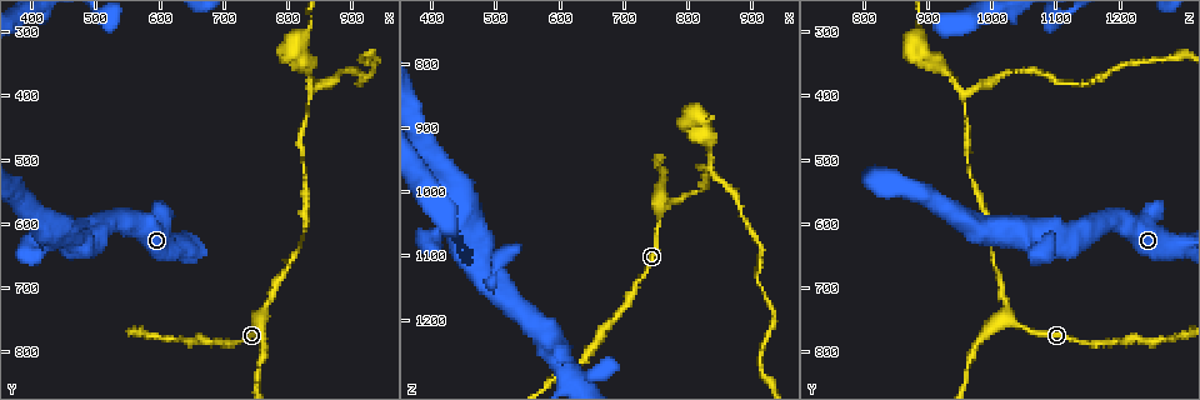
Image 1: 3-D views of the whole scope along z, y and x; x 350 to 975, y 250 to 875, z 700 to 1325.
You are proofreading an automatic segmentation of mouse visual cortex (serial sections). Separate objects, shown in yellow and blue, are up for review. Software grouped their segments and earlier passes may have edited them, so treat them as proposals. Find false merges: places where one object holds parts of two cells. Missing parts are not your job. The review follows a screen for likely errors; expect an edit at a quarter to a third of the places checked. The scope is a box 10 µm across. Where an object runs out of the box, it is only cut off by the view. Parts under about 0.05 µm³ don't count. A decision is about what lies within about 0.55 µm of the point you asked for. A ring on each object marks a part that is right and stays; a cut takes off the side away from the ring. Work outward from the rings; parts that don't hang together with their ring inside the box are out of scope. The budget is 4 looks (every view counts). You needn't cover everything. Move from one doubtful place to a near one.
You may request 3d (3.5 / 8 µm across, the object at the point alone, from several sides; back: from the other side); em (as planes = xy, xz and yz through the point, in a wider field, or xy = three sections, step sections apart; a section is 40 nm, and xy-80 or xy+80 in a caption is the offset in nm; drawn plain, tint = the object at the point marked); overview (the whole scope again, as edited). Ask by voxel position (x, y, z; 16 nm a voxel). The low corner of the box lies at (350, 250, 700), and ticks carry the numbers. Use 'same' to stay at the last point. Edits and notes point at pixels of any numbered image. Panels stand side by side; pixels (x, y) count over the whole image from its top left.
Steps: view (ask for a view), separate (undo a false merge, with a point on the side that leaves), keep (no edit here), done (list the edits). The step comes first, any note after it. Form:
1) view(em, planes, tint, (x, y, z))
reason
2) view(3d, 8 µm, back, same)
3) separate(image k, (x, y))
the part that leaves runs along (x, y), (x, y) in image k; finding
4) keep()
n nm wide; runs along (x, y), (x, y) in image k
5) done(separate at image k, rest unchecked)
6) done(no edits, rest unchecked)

view(3d, 3.5 µm, (755, 750, 1020))
branch point

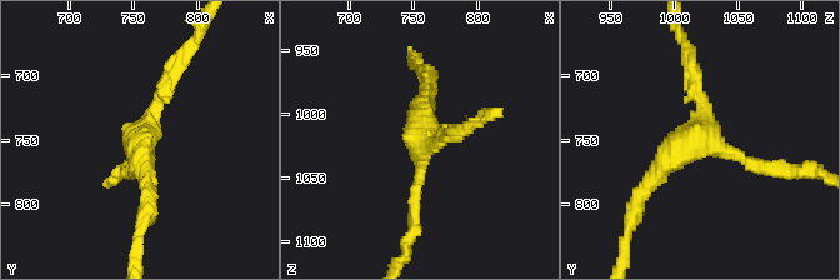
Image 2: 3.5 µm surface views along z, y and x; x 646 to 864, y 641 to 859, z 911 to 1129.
view(em, xy, step 5, tint, (758, 748, 1026))
now the EM

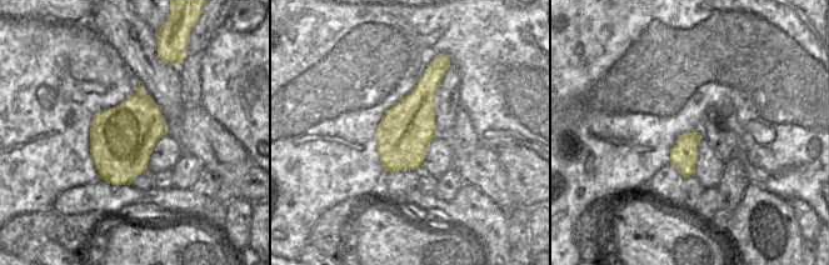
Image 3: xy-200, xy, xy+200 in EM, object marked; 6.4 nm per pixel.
keep()
340 nm wide; runs along (775, 170), (704, 135), (691, 66) in image 2; all the same cell

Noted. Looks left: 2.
view(3d, 8 µm, (835, 405, 955))
three arms meet

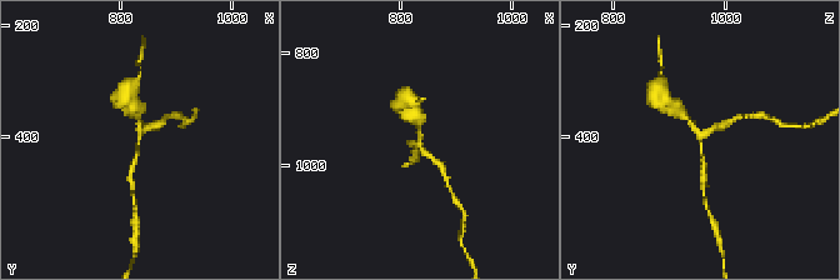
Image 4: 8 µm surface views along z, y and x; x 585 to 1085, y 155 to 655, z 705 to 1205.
view(3d, 3.5 µm, same)
closer look

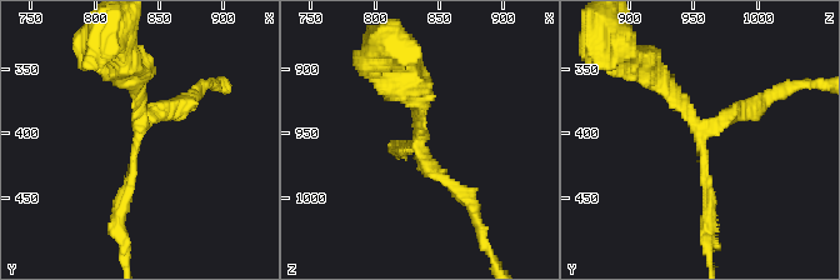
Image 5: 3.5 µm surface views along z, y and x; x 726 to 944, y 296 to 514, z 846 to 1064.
keep()
arms of 150, 150, 150 nm; runs along (708, 215), (701, 135), (646, 66) in image 5; all the same cell

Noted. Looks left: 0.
done(no edits, rest unchecked)

